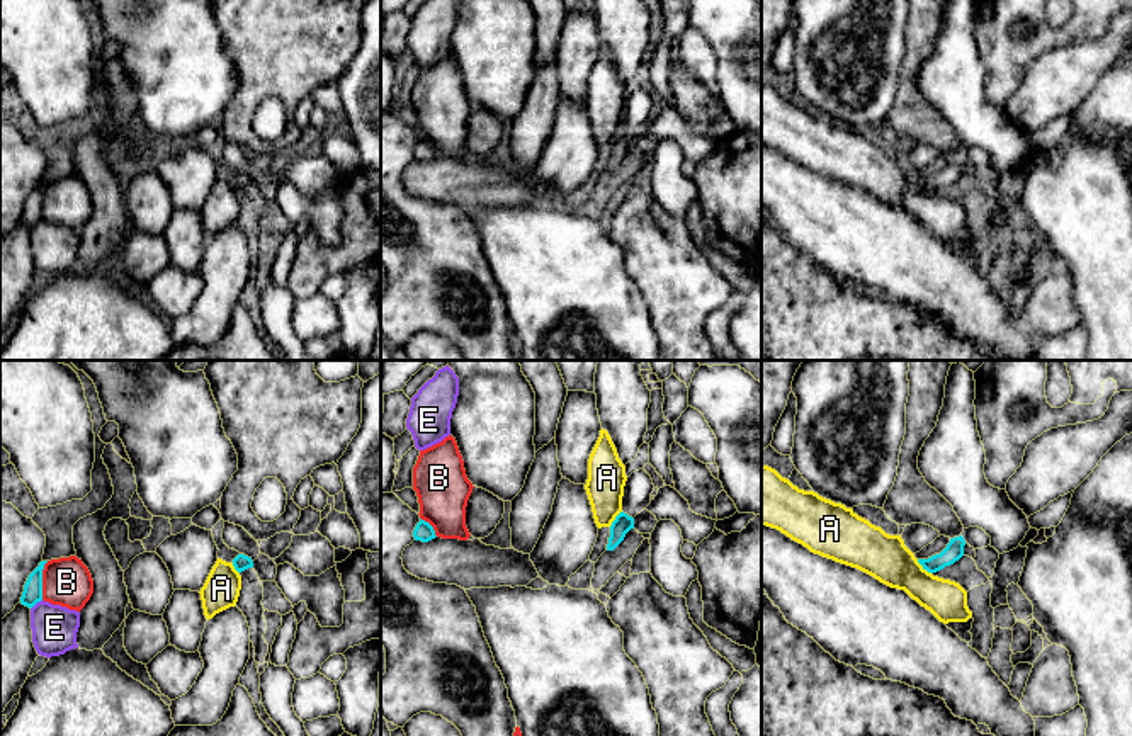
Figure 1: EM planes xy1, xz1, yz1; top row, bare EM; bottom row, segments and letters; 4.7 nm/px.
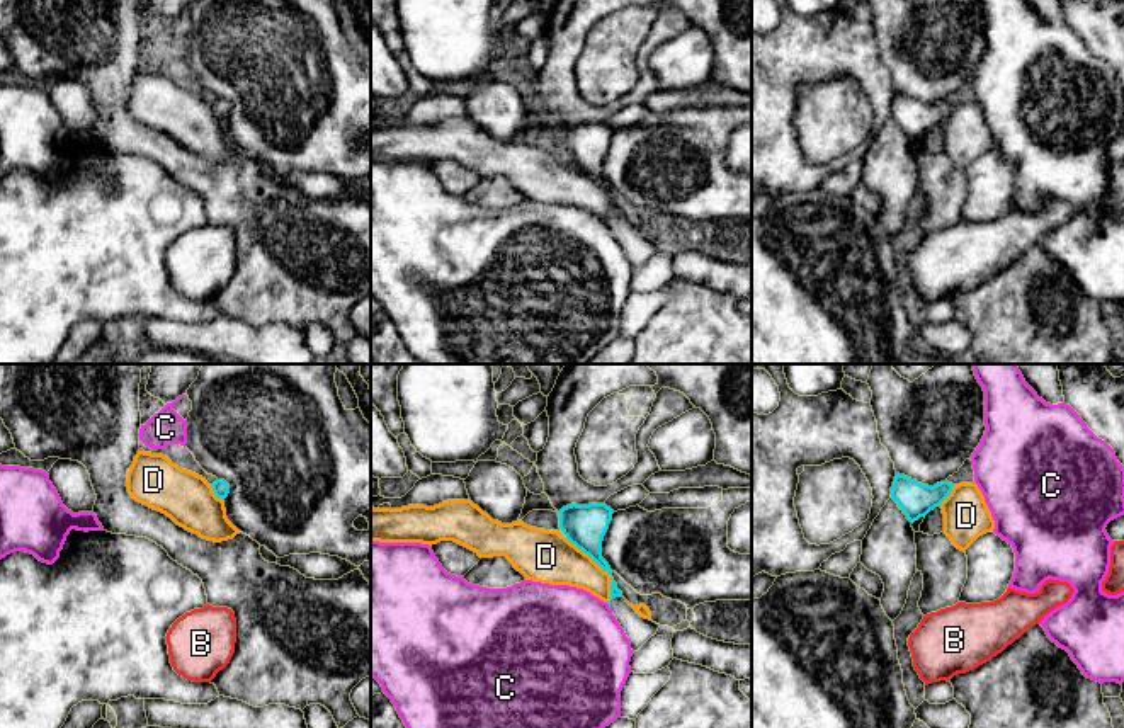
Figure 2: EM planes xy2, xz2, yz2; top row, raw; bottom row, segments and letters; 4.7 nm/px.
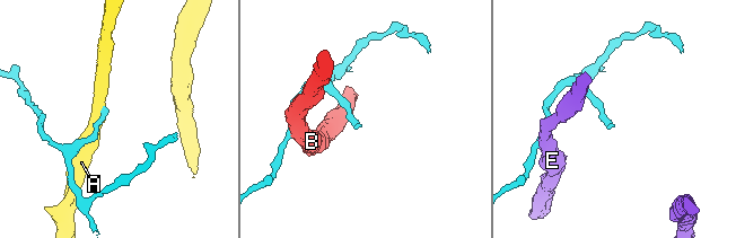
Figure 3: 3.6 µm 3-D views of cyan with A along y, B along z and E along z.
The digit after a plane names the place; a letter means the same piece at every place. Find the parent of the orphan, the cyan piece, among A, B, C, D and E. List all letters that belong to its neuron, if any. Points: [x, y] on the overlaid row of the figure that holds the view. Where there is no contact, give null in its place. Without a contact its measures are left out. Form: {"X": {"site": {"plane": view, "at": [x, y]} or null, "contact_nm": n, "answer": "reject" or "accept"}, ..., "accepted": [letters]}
{"A": {"site": {"plane": "yz1", "at": [923, 566]}, "contact_nm": 100, "answer": "reject"}, "B": {"site": {"plane": "xy1", "at": [41, 580]}, "contact_nm": 190, "answer": "reject"}, "C": {"site": {"plane": "xz2", "at": [609, 606]}, "contact_nm": 40, "answer": "reject"}, "D": {"site": {"plane": "xz2", "at": [601, 567]}, "contact_nm": 380, "answer": "reject"}, "E": {"site": {"plane": "xy1", "at": [36, 602]}, "contact_nm": 80, "answer": "reject"}, "accepted": []}

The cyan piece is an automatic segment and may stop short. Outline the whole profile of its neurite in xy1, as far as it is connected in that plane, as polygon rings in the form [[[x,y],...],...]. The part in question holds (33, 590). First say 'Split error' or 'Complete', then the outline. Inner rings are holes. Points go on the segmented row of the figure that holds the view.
Complete. [[[41,561],[39,566],[29,575],[20,603],[32,609],[37,602],[42,600],[42,569],[48,561]]]

